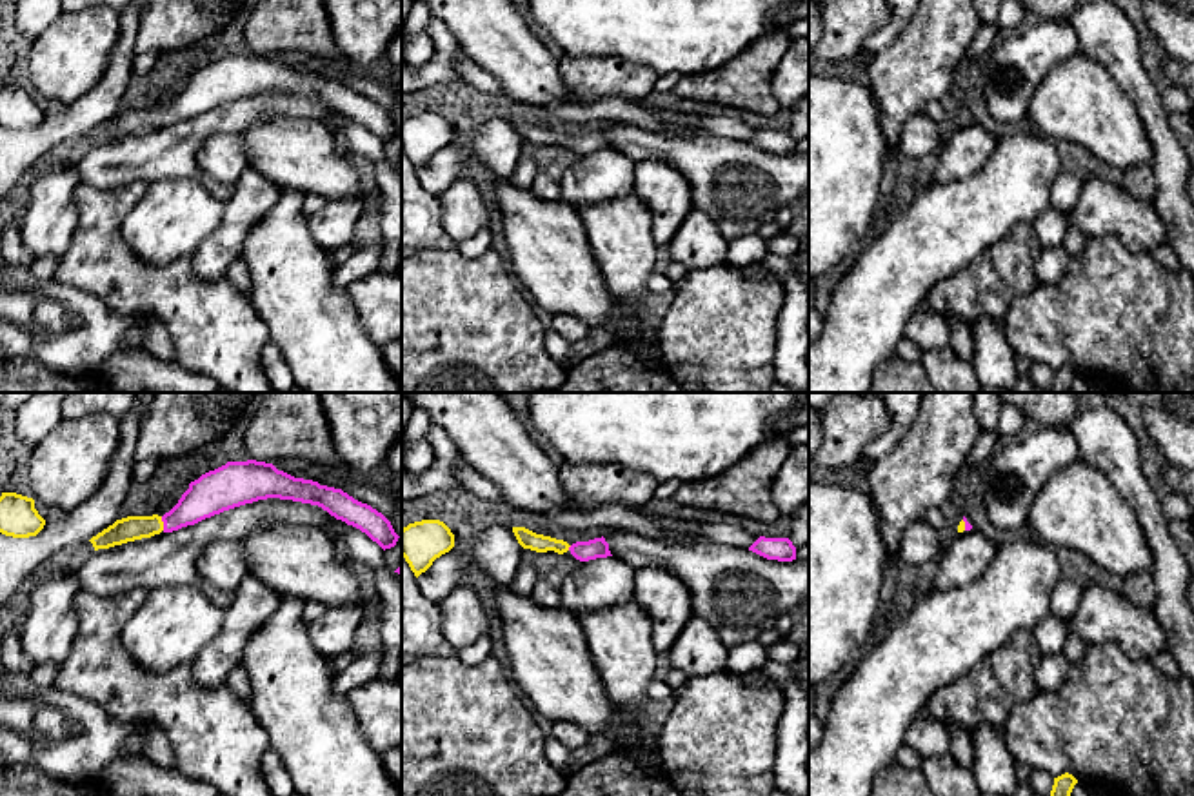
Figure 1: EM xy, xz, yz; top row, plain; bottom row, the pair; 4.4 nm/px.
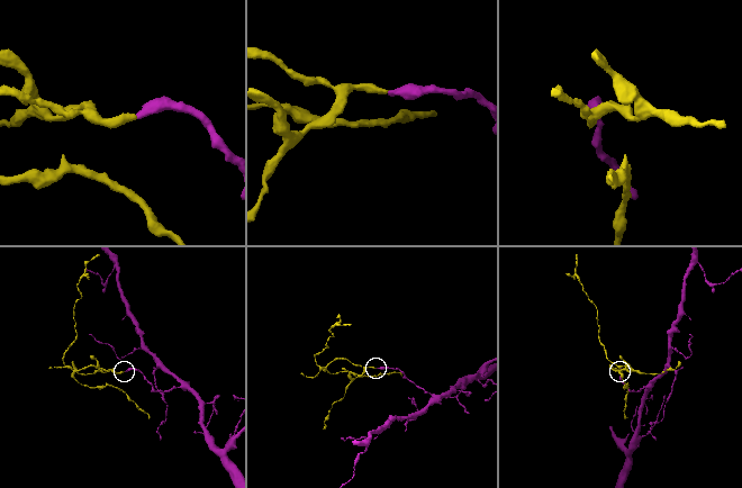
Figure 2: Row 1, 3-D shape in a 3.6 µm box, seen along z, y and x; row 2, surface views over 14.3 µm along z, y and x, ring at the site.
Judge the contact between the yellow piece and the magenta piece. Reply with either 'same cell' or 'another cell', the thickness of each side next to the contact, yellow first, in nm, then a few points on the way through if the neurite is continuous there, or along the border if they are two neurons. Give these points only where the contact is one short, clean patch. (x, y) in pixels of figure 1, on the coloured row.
same cell; calibres 110 and 180 nm; way xy (133, 527), (162, 524), (186, 513), (209, 495)

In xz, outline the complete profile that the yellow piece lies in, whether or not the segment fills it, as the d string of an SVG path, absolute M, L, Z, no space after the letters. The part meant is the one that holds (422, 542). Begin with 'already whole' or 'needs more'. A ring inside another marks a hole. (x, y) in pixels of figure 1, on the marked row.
already whole; M422 520L402 529L402 556L416 578L453 547L454 534L440 520Z

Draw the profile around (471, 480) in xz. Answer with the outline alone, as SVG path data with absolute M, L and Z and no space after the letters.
M467 463L456 465L456 474L462 485L471 491L473 494L491 500L491 502L503 502L503 494L496 483L471 469Z

